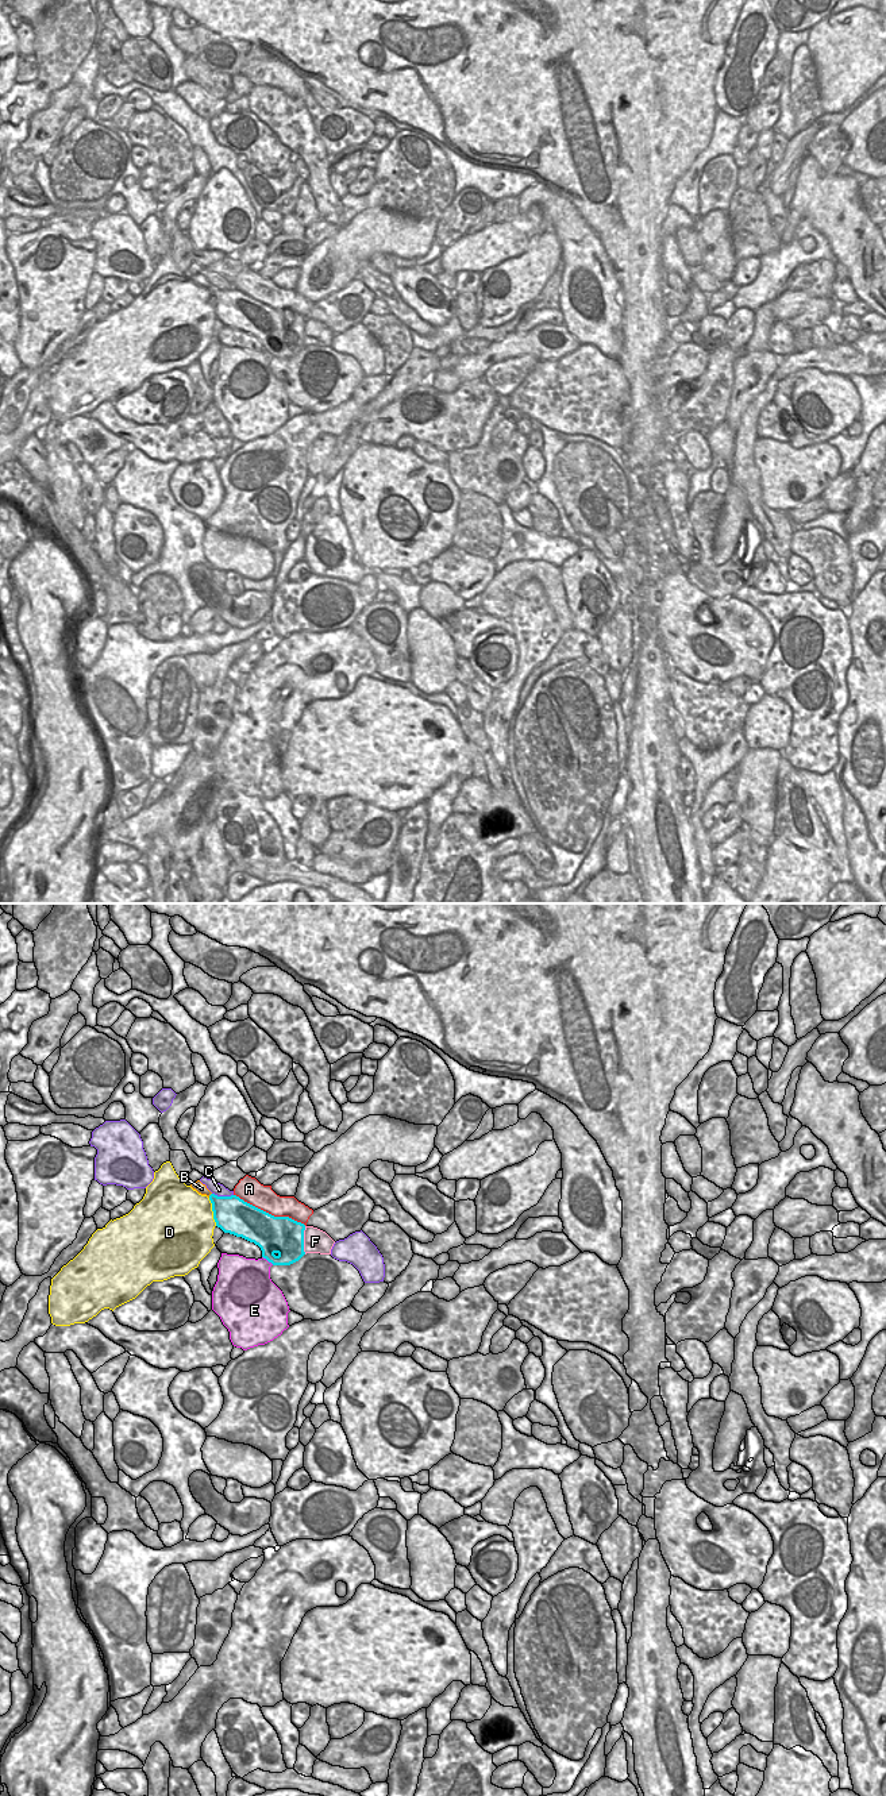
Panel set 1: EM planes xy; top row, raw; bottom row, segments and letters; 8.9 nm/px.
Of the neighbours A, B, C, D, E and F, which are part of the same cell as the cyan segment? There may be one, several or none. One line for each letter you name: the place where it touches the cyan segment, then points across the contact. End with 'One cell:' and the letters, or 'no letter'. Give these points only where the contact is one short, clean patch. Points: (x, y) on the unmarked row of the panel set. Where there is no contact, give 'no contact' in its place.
One cell: no letter

